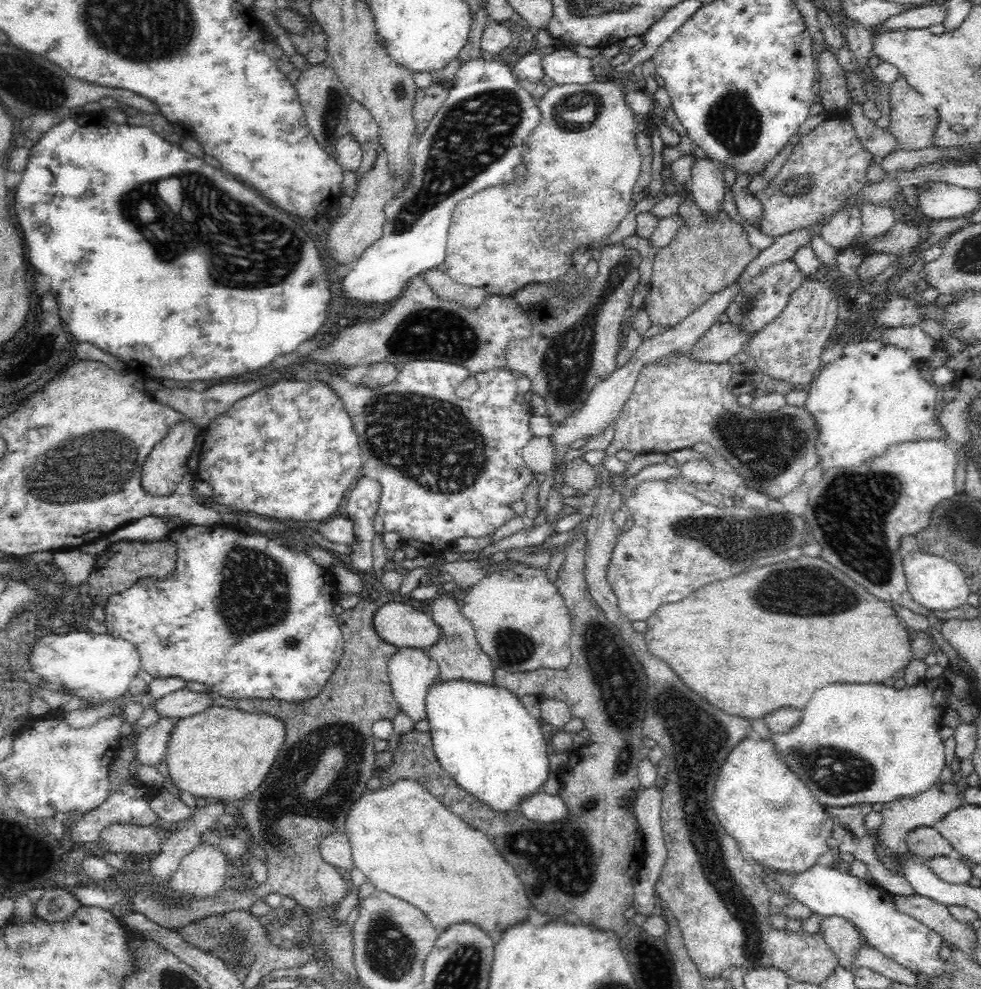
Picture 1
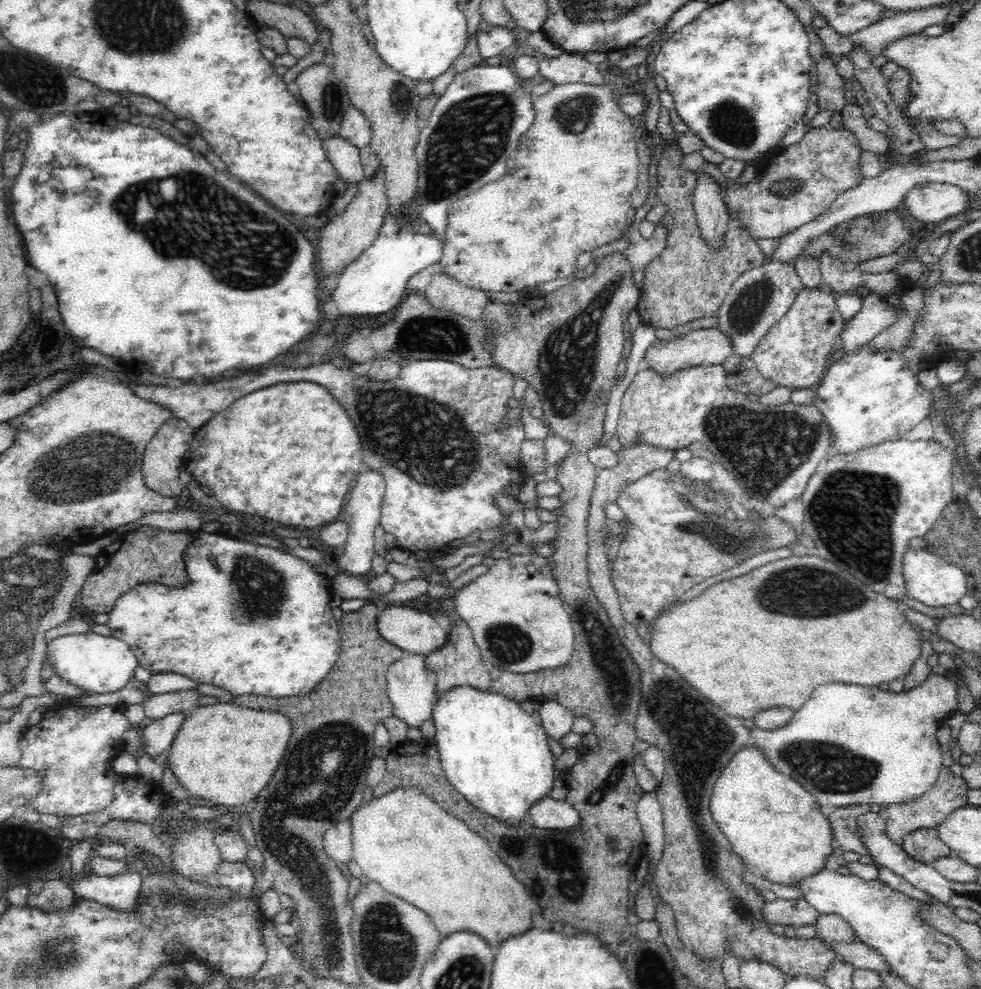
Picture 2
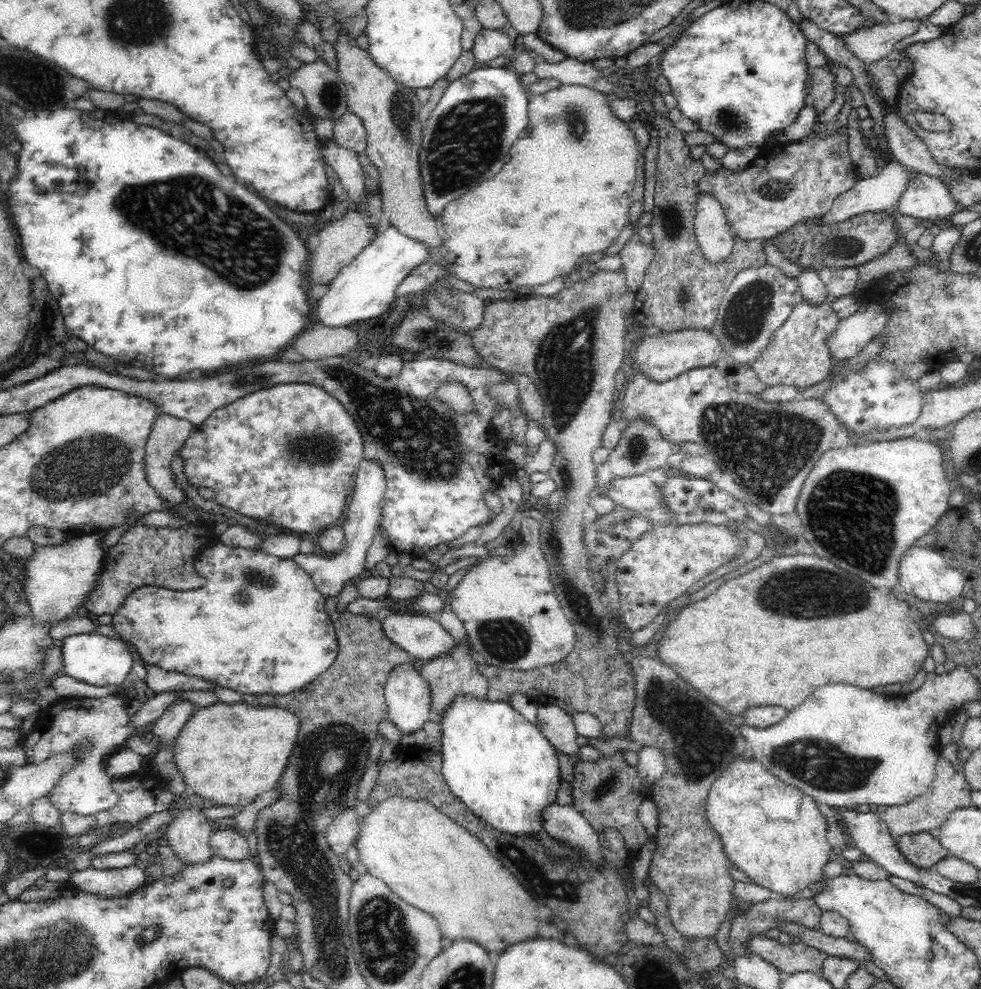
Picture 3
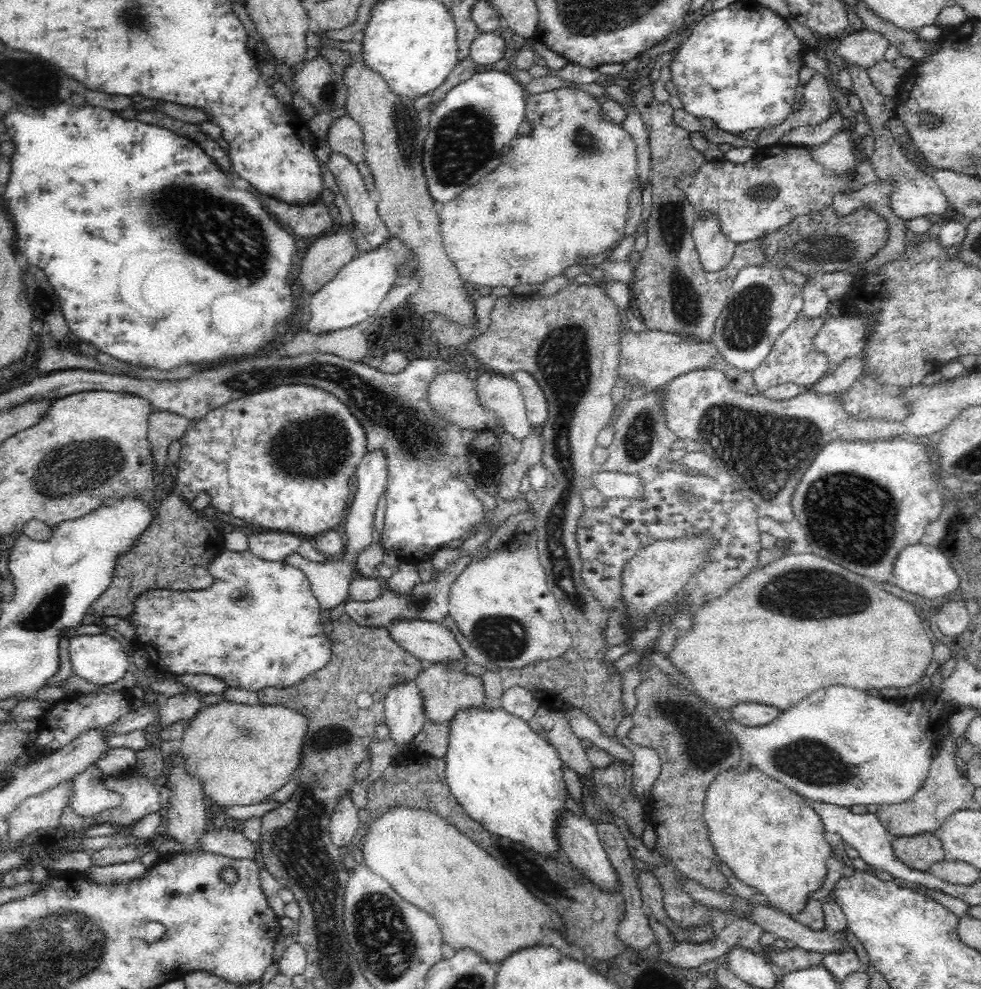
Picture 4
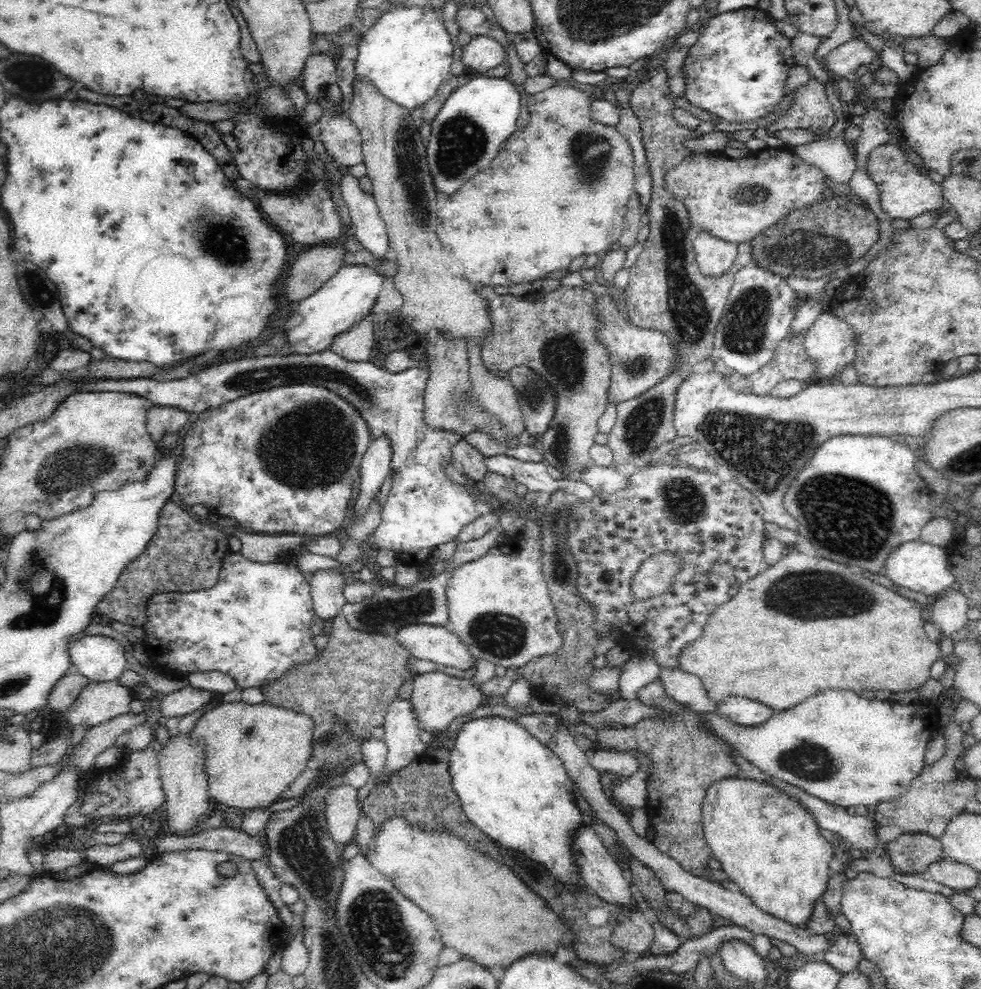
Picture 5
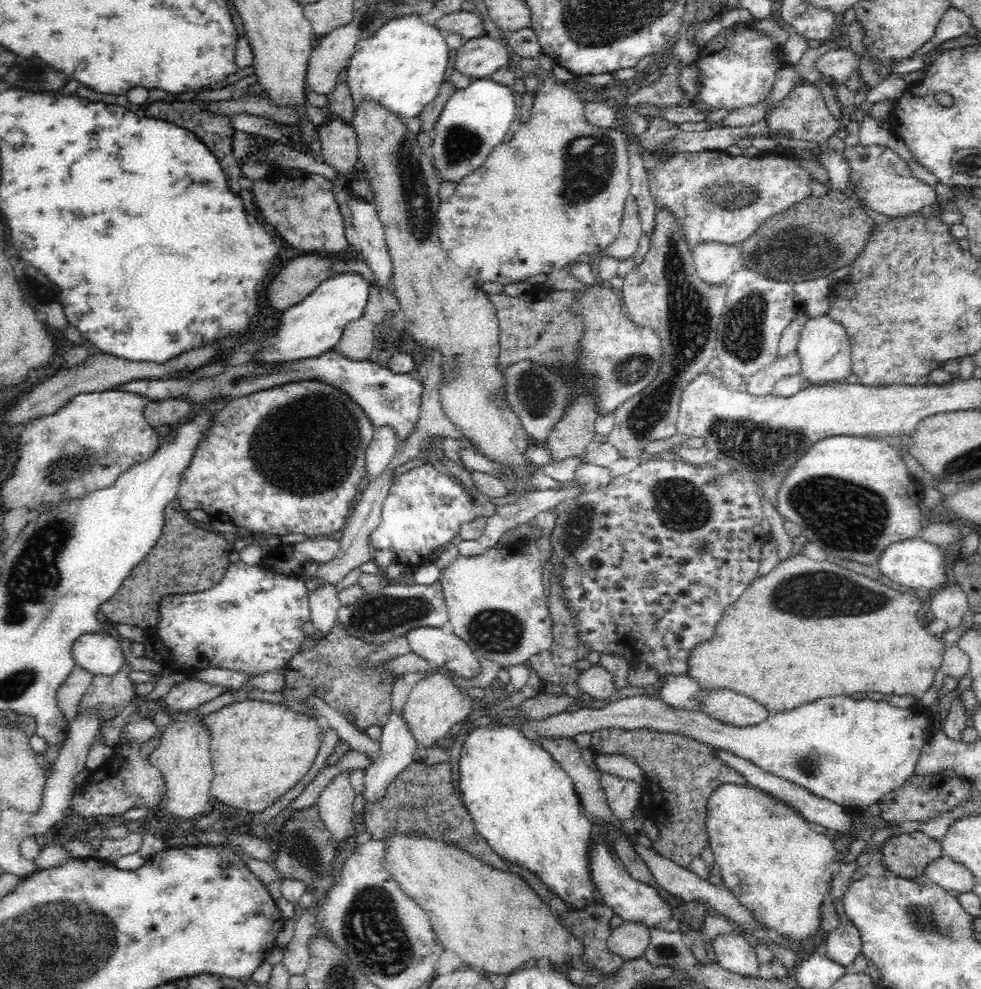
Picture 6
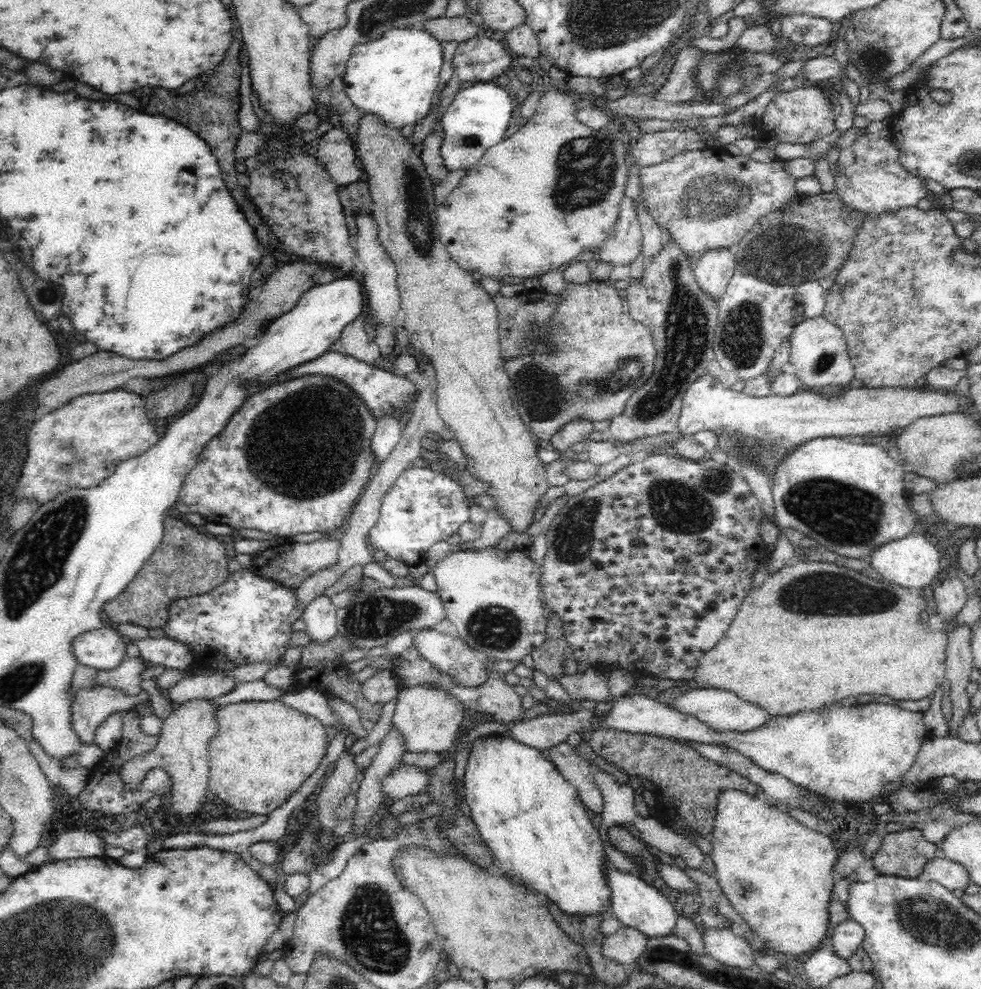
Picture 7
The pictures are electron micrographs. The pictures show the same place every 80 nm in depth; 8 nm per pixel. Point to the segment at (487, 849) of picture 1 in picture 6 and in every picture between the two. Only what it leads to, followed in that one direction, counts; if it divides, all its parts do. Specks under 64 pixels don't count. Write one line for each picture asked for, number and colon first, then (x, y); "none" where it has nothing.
2: (402, 840)
3: (424, 857)
4: (427, 861)
5: (473, 899)
6: (490, 918)

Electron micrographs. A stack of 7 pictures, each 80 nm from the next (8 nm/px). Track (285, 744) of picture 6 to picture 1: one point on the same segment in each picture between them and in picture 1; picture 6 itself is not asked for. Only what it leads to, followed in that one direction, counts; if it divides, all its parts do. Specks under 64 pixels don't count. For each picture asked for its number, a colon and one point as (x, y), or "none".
1: (223, 752)
2: (226, 753)
3: (227, 753)
4: (241, 754)
5: (253, 752)

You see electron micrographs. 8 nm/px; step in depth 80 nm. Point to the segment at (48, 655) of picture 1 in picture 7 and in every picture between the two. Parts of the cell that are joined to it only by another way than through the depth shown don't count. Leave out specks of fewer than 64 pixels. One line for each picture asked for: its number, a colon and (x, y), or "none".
2: (95, 663)
3: (102, 661)
4: (100, 659)
5: (99, 658)
6: (98, 653)
7: (103, 649)

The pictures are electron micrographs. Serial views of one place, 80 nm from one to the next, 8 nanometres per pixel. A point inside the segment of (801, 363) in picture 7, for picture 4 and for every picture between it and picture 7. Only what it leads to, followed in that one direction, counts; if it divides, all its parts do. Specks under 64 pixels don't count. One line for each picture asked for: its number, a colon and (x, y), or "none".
4: (839, 338)
5: (830, 342)
6: (824, 350)

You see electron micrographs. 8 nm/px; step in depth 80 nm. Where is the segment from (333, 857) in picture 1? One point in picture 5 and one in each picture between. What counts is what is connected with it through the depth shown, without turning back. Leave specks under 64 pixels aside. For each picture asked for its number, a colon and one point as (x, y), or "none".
2: (337, 842)
3: (340, 834)
4: (343, 826)
5: (342, 813)

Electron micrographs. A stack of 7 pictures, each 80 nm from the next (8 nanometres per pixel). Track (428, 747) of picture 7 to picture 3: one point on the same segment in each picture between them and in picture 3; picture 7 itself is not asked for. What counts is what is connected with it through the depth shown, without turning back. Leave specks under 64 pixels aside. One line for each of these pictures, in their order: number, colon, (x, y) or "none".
3: (452, 674)
4: (445, 686)
5: (437, 698)
6: (435, 704)

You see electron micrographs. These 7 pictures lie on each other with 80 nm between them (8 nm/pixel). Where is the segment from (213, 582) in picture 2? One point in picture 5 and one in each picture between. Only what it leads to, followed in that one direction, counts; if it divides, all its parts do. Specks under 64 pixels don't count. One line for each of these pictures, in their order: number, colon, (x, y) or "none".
3: (259, 626)
4: (259, 625)
5: (254, 624)

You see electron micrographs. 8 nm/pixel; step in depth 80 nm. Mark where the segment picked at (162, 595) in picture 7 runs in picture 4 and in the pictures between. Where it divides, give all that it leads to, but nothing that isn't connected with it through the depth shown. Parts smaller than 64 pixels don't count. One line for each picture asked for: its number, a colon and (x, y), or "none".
4: (174, 553)
5: (183, 555)
6: (187, 559)

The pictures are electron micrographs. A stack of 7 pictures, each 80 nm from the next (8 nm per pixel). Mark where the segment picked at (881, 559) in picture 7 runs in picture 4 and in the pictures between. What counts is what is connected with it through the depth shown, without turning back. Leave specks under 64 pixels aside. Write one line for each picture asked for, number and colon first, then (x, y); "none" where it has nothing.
4: (924, 570)
5: (923, 568)
6: (915, 563)

